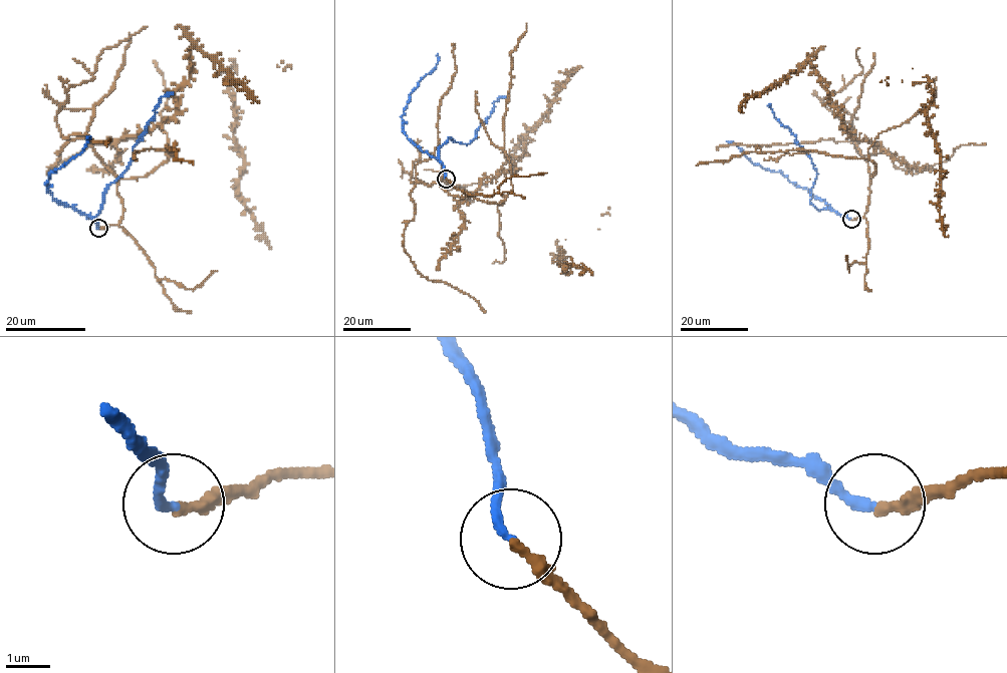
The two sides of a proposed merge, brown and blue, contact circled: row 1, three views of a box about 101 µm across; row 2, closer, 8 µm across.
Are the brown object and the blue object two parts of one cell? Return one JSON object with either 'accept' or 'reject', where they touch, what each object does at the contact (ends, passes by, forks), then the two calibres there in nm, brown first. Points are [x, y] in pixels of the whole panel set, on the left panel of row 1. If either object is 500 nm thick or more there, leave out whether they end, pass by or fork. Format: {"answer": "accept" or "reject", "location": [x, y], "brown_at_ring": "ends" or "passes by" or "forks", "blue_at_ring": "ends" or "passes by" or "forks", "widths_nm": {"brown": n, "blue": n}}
{"answer": "accept", "location": [98, 228], "brown_at_ring": "ends", "blue_at_ring": "ends", "widths_nm": {"brown": 260, "blue": 220}}

